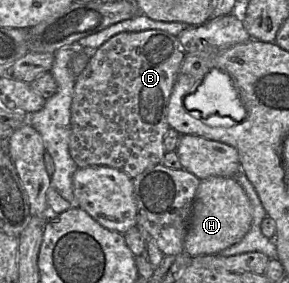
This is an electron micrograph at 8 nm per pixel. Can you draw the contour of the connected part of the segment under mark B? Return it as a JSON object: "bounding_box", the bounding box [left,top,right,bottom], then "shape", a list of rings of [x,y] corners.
{"bounding_box":[69,29,185,179],"shape":[[[149,29],[137,32],[121,32],[108,39],[97,50],[91,52],[91,57],[86,68],[76,78],[74,96],[71,104],[71,136],[69,151],[78,168],[108,166],[119,169],[134,179],[138,175],[142,174],[145,170],[161,164],[162,159],[166,154],[163,140],[166,132],[170,128],[167,122],[168,102],[184,56],[185,53],[178,38],[158,29]]]}

